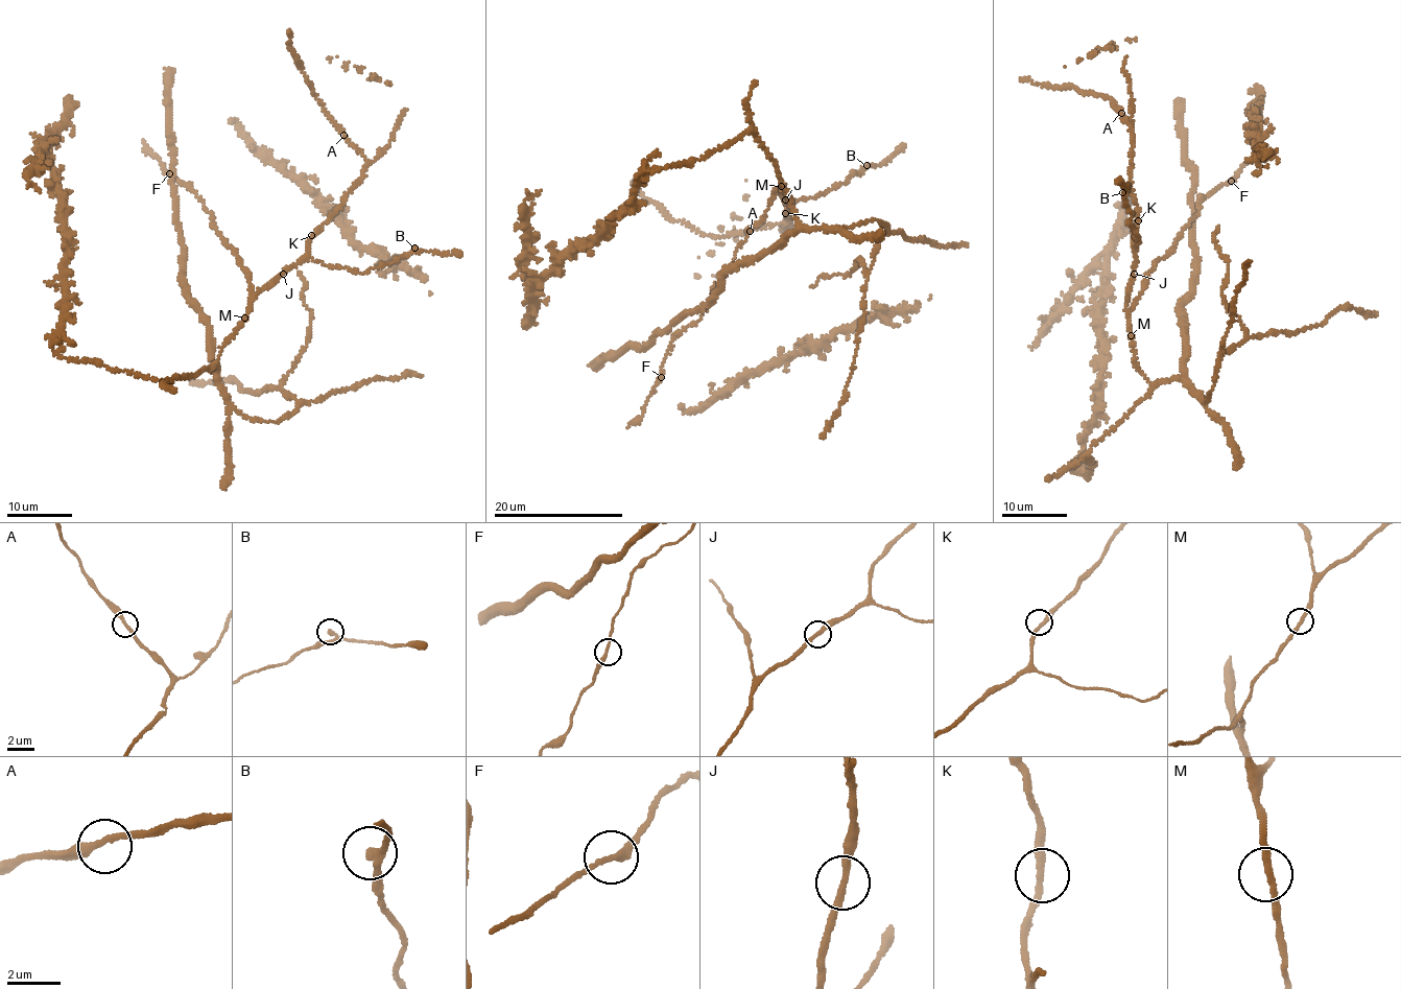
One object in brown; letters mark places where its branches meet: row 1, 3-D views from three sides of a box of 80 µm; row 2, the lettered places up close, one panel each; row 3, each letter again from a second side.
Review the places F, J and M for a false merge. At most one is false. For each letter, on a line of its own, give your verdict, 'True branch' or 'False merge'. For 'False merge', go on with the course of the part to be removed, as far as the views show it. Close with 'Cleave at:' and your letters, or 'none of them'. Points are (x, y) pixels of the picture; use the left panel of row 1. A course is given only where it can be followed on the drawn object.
F: True branch
J: True branch
M: True branch
Cleave at: none of them

